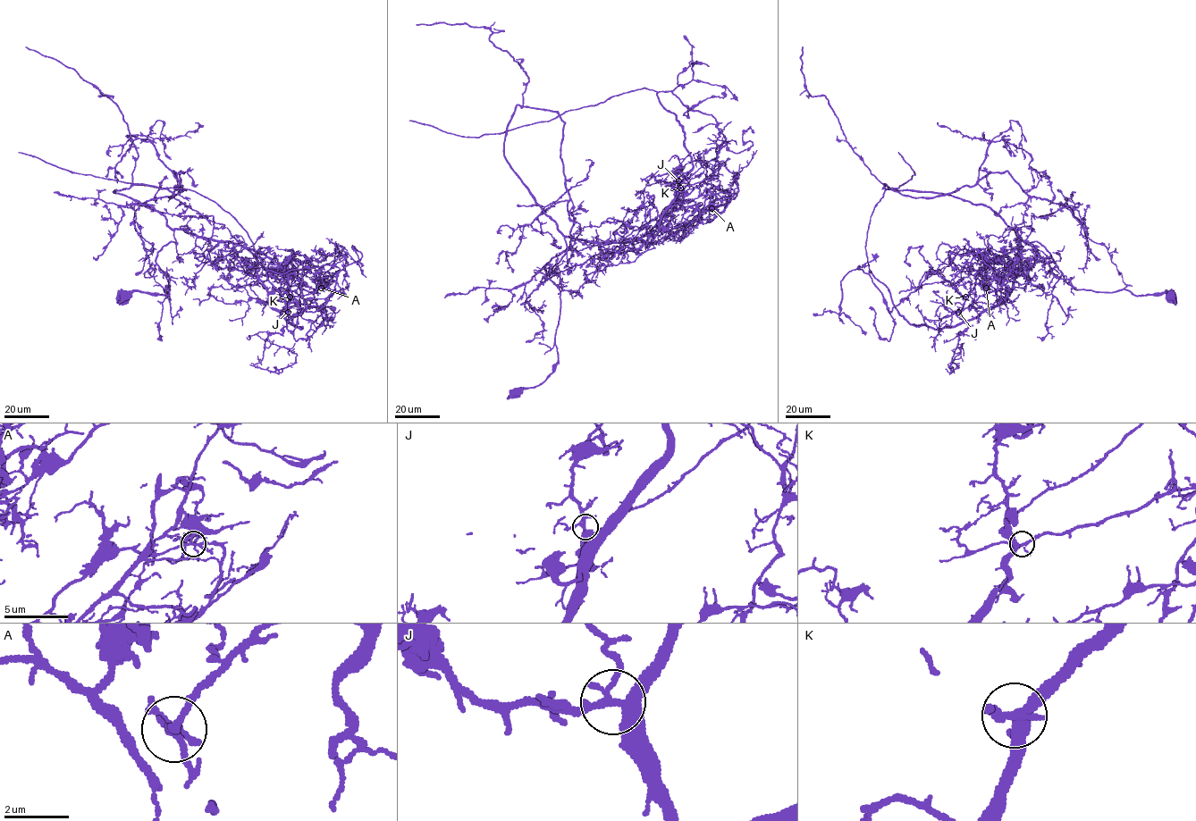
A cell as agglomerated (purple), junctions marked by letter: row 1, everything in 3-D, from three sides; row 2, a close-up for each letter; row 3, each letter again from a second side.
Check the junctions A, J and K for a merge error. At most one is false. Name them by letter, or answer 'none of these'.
A

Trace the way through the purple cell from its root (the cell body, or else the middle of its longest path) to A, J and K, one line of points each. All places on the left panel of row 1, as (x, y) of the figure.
A: (124, 295), (167, 296), (155, 257), (175, 230), (241, 244), (294, 275), (291, 290), (321, 288)
J: (124, 295), (167, 296), (157, 253), (176, 243), (175, 230), (185, 230), (280, 262), (288, 275), (288, 312)
K: (124, 295), (167, 296), (157, 253), (176, 243), (175, 230), (185, 230), (280, 262), (290, 297)

